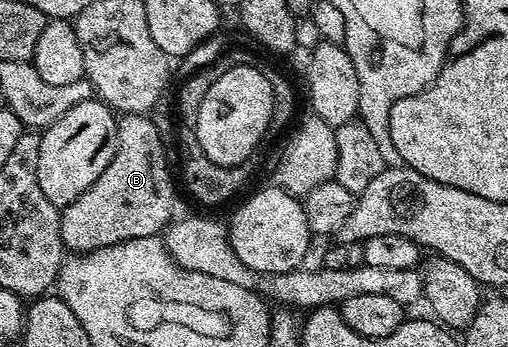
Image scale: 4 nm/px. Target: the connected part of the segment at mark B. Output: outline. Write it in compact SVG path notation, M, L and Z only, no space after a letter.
M123 114L118 117L115 129L115 149L113 150L113 158L109 162L109 166L105 166L105 170L101 170L97 182L93 182L93 186L89 186L89 190L82 192L72 204L66 205L62 209L59 225L61 226L61 238L63 239L64 249L70 250L75 254L96 252L99 248L108 248L114 244L124 244L125 241L132 240L133 238L159 236L166 229L169 221L172 219L171 211L175 208L175 184L171 181L170 170L167 169L167 152L163 149L163 136L159 133L158 126L150 120L151 118L147 114Z

